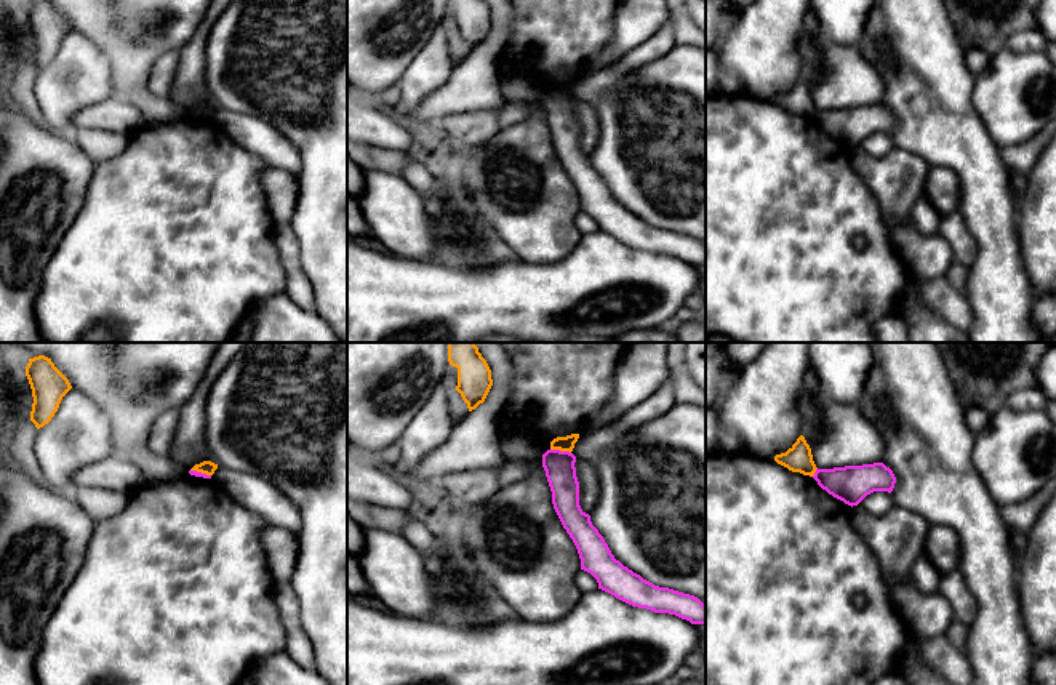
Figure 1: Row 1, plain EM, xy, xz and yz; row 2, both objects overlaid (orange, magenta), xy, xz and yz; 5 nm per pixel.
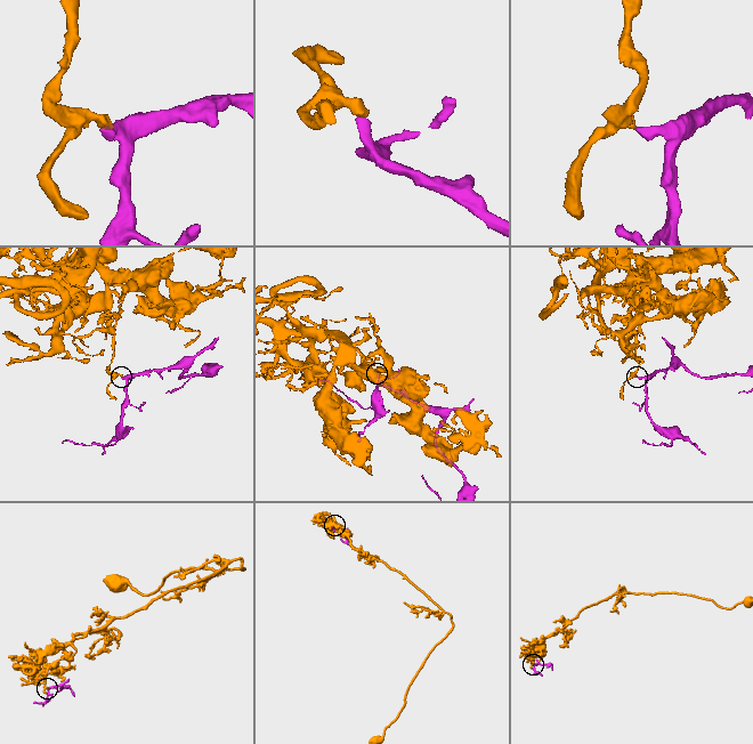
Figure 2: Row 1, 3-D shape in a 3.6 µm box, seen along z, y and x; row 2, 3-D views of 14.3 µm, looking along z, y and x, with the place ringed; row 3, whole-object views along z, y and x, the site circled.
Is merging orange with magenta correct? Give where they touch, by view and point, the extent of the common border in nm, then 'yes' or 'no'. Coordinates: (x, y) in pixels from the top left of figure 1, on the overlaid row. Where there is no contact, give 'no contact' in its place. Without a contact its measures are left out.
xz (560, 450) | 110 nm | no

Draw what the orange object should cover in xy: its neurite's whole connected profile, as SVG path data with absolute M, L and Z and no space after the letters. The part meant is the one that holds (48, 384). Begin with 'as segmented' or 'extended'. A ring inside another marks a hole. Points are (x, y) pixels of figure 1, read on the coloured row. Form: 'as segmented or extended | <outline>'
as segmented | M45 355L29 359L26 376L34 397L30 421L40 429L51 421L72 386L51 359Z

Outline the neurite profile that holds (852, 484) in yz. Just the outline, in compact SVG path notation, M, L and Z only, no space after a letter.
M883 463L816 469L813 479L834 498L848 506L858 506L874 491L891 493L896 477Z

